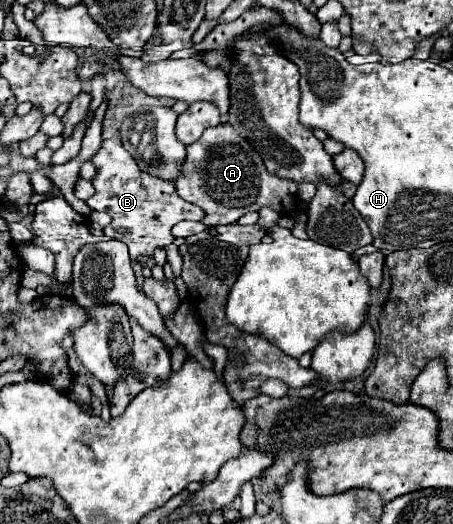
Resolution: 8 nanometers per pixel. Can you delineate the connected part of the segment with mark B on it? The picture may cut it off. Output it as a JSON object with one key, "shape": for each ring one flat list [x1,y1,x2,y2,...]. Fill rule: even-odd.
{"shape":[[119,132,101,144,99,152,93,156,93,162,97,166,97,176,93,178,95,194,87,200,87,206,91,210,107,212,111,216,111,224,103,232,113,240,125,242,131,260,139,260,141,256,153,256,155,248,169,246,173,242,171,228,177,222,203,218,203,210,197,210,195,204,181,200,173,184,139,170,137,162,123,148]]}

